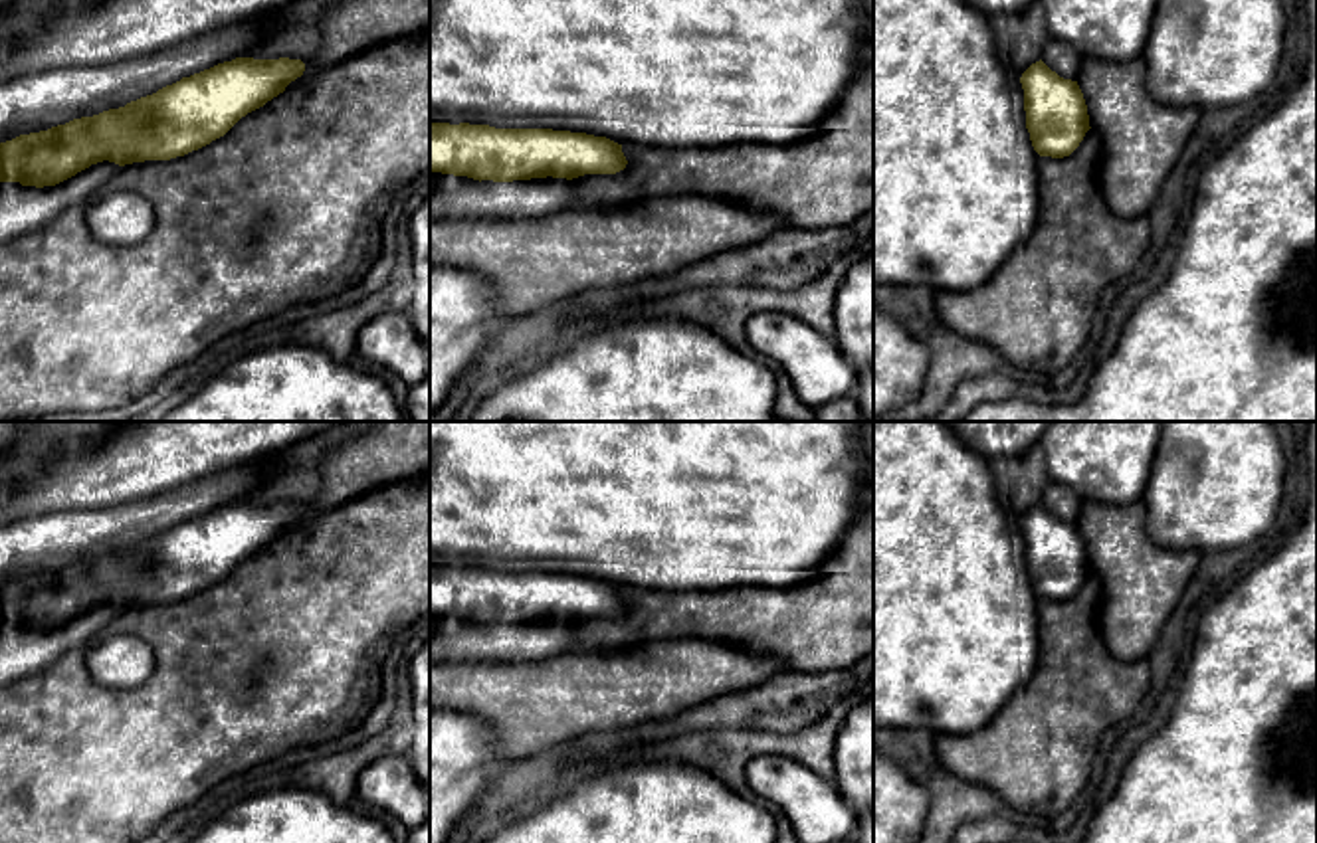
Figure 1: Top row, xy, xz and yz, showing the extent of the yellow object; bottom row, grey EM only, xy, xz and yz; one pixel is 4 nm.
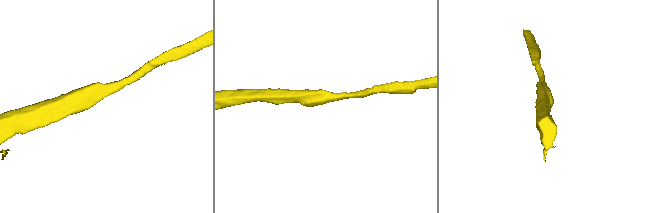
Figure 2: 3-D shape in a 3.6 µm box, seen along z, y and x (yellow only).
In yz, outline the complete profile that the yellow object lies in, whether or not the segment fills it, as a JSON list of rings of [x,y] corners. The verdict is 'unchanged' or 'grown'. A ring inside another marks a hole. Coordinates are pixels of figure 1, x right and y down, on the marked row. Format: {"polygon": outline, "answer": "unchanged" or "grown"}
{"polygon": [[[1040,59],[1022,73],[1020,83],[1034,150],[1040,156],[1069,156],[1091,129],[1077,81],[1060,77]]], "answer": "unchanged"}

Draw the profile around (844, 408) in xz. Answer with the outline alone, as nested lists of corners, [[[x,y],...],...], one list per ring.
[[[854,394],[816,408],[814,422],[861,422]]]

